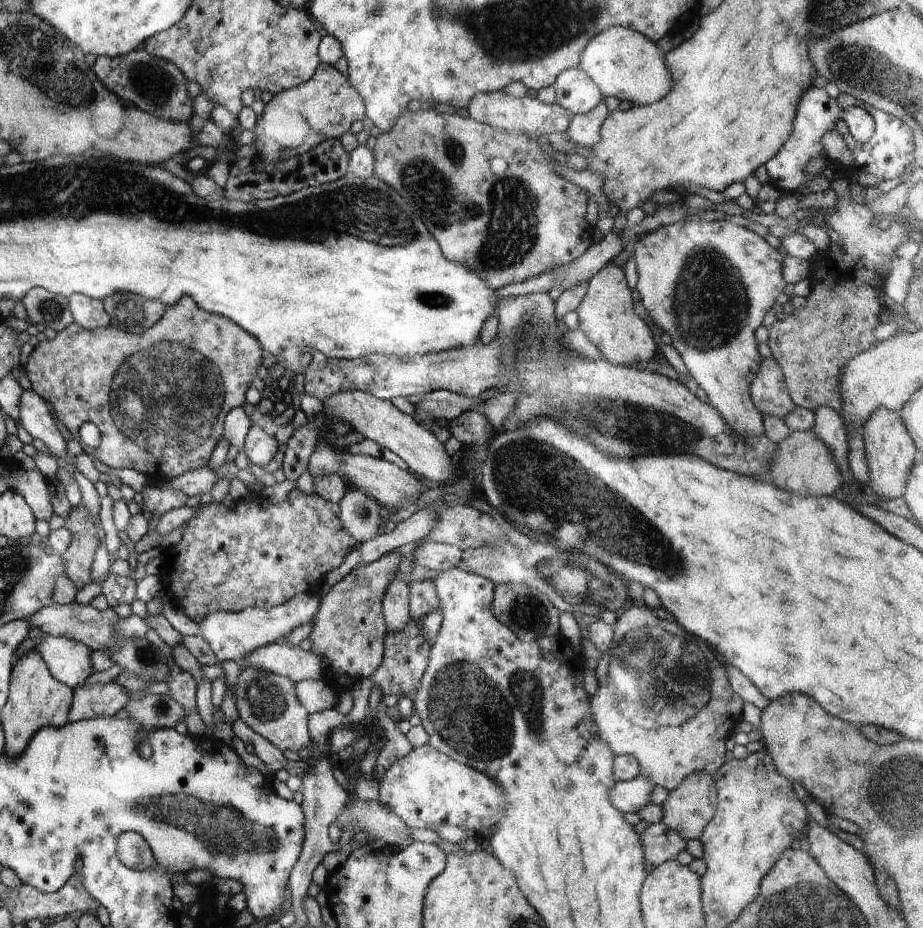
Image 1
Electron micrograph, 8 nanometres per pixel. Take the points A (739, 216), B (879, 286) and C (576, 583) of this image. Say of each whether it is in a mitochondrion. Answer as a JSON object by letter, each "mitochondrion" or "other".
{"A":"other","B":"other","C":"mitochondrion"}

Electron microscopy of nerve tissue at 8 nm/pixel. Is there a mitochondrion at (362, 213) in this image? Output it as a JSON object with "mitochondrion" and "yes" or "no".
{"mitochondrion":"yes"}

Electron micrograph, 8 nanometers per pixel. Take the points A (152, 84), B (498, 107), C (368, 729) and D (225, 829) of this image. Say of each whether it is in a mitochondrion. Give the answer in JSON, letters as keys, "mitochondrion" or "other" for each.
{"A":"mitochondrion","B":"other","C":"other","D":"mitochondrion"}

